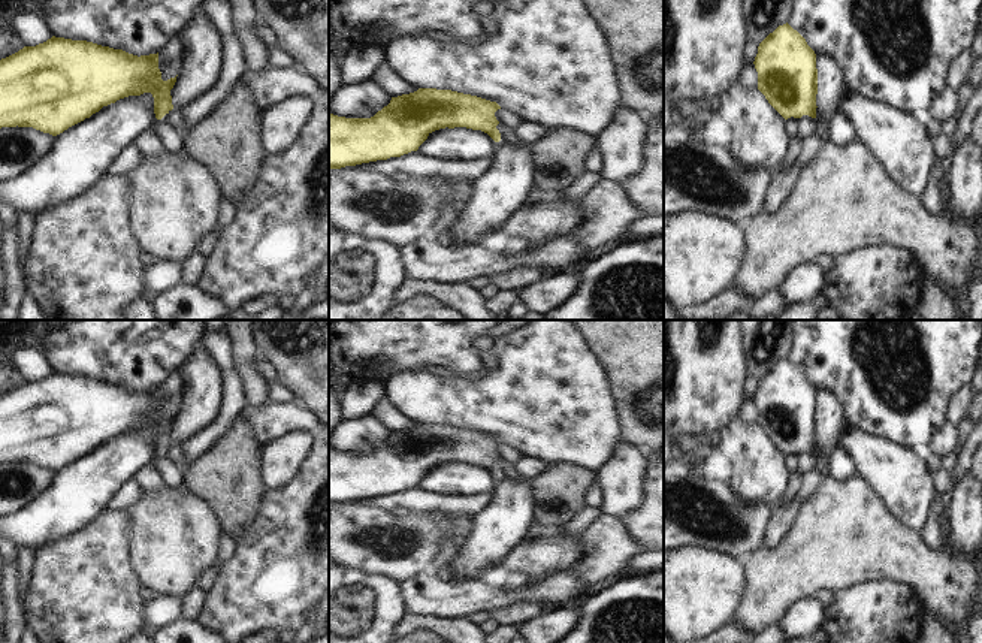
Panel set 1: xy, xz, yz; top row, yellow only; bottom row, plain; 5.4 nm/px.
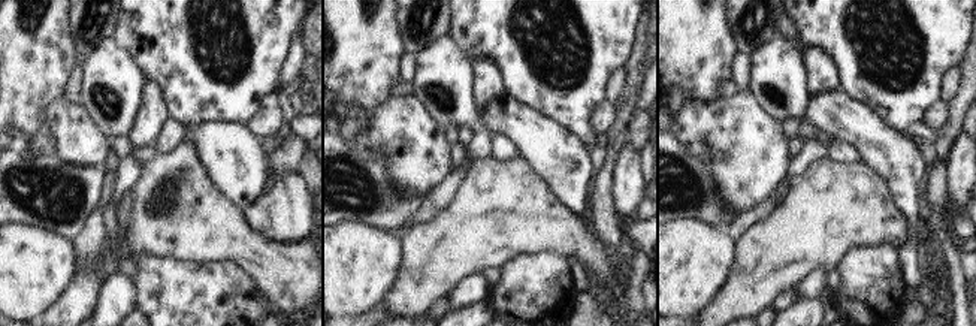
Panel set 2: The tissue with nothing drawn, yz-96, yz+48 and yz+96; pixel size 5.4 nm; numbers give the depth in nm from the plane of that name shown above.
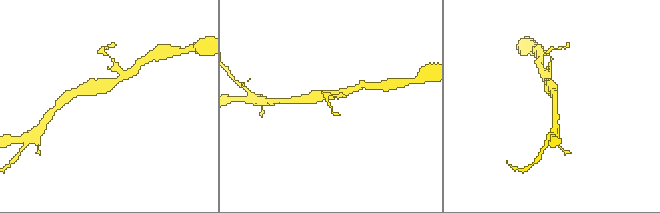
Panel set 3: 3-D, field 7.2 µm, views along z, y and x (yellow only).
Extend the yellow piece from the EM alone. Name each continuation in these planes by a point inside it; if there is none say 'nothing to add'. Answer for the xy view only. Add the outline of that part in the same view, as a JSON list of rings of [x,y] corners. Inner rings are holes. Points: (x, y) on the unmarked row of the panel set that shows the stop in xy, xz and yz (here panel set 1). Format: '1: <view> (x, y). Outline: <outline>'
1: xy (172, 474). Outline: [[[167,449],[161,453],[157,455],[157,462],[155,468],[163,477],[163,484],[170,486],[170,487],[179,487],[184,484],[184,471],[172,461],[166,458]]]

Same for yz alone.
1: yz (822, 458). Outline: [[[816,443],[816,453],[815,453],[815,456],[816,456],[815,468],[818,471],[821,471],[822,474],[830,476],[830,455],[825,450],[822,450],[818,446],[818,443]]]

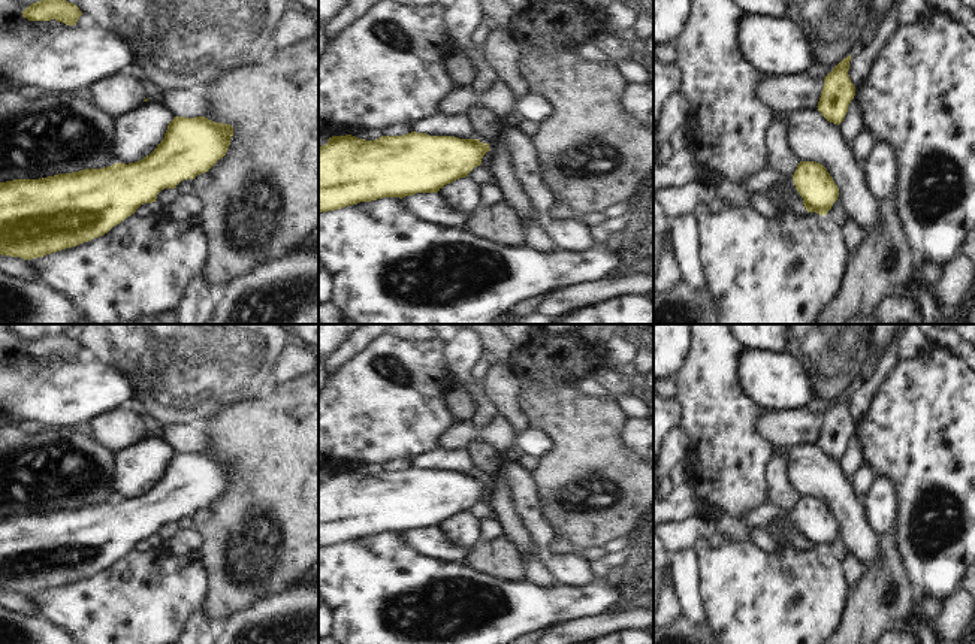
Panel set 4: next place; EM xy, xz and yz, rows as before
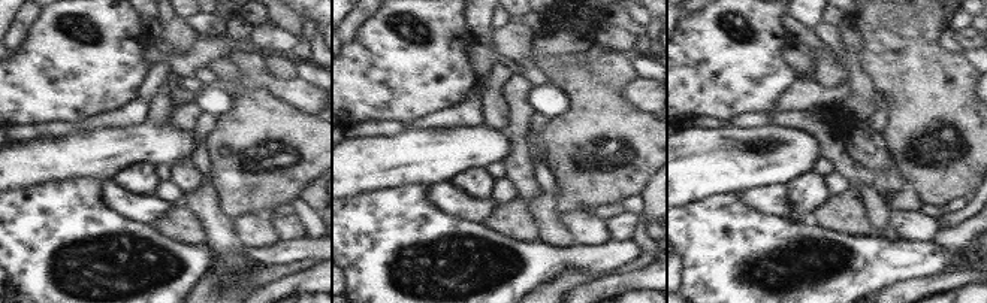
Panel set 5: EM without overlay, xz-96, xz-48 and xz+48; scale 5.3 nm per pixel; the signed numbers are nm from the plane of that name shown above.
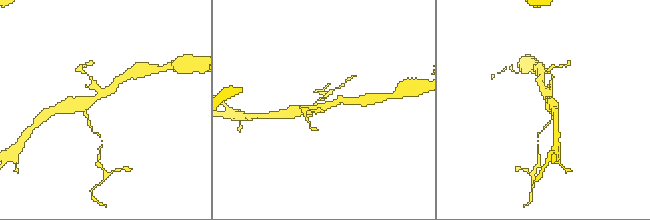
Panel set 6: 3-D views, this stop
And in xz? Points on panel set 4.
nothing to add.

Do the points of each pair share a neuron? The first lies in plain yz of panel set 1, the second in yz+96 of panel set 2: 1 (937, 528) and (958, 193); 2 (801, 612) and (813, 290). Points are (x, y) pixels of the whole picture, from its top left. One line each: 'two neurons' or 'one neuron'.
1: one neuron
2: one neuron

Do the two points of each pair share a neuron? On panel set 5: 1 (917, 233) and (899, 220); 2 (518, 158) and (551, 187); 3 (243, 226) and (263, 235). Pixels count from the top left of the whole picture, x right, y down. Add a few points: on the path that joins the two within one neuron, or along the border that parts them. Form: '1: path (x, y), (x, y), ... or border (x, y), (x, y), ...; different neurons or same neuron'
1: path (912, 229), (904, 223); same neuron
2: border (528, 157), (533, 166), (533, 179), (542, 193); different neurons
3: path (247, 227), (259, 233); same neuron

